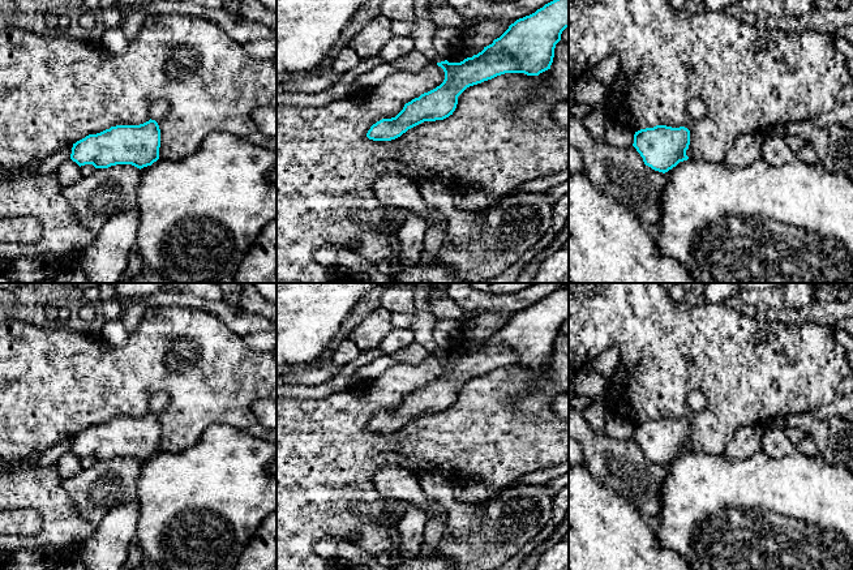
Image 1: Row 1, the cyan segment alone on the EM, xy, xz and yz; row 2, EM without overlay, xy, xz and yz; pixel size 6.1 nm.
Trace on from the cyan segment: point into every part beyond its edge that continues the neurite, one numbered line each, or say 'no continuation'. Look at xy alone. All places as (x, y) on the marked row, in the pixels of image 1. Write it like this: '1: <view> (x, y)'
1: xy (158, 110)

